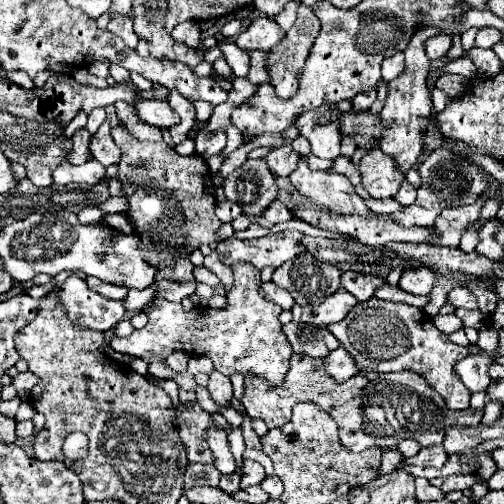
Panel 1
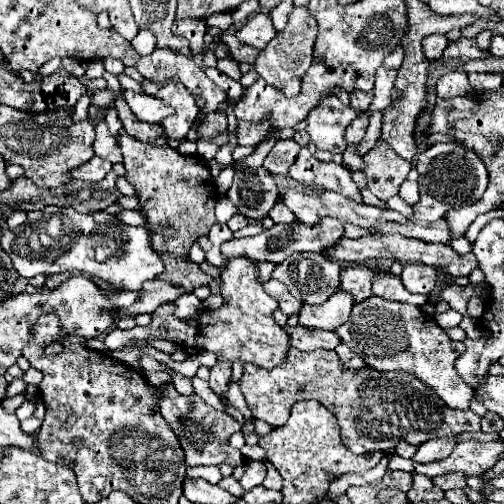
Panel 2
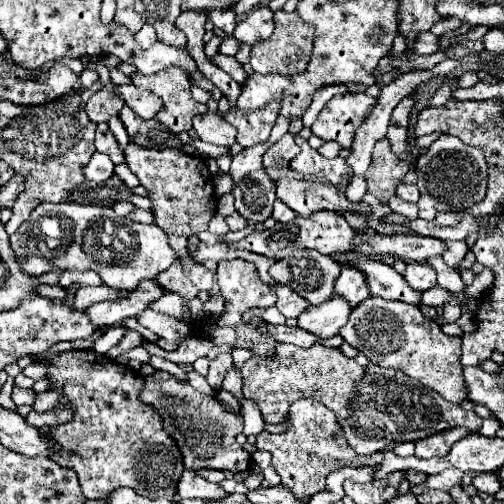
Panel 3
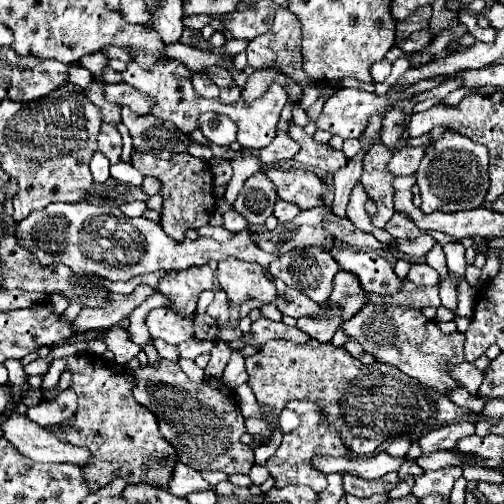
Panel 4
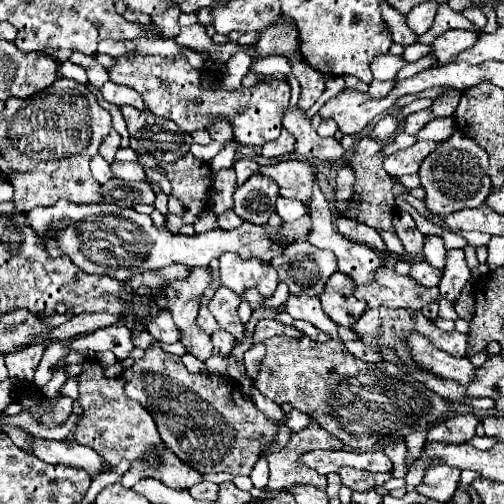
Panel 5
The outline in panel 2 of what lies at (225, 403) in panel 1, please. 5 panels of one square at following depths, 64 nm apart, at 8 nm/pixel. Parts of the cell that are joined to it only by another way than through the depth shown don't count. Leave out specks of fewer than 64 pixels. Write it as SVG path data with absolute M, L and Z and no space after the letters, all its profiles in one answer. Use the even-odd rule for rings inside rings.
M226 362L226 366L220 366L216 364L212 370L210 370L210 388L212 392L218 396L218 398L224 398L226 392L228 392L228 384L230 384L230 364Z

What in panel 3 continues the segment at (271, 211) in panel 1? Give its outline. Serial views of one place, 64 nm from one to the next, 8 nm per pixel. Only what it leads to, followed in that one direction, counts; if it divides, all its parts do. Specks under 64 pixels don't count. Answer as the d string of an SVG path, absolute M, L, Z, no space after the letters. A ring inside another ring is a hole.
M276 200L274 212L272 212L272 218L274 218L276 222L290 222L294 216L296 216L296 212L292 212L292 208L288 208L286 204L282 204L280 200Z

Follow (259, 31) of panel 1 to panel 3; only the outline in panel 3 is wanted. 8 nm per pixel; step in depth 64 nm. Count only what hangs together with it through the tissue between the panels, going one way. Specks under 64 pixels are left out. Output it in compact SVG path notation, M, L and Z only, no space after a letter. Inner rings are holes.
M268 6L256 8L254 12L248 12L238 18L238 24L234 28L234 38L246 44L258 44L272 36L274 32L274 20L272 10Z

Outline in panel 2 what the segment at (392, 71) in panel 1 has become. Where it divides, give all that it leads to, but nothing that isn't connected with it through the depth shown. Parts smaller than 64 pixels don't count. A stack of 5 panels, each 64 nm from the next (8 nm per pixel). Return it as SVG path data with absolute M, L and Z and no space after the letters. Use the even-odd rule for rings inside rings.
M398 46L398 48L384 60L384 66L386 66L388 70L392 70L392 68L400 68L402 60L404 60L404 50L402 50L402 46Z

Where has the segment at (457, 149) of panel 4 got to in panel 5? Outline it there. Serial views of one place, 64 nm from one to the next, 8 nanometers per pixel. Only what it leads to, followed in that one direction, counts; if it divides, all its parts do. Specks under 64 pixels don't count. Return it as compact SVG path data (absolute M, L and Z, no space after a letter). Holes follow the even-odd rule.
M454 132L448 140L444 140L432 154L424 158L418 170L420 186L426 190L426 208L434 214L452 214L456 210L478 208L480 204L484 204L486 196L492 192L492 182L486 172L486 160L488 154L484 152L484 148L480 148L462 132Z

